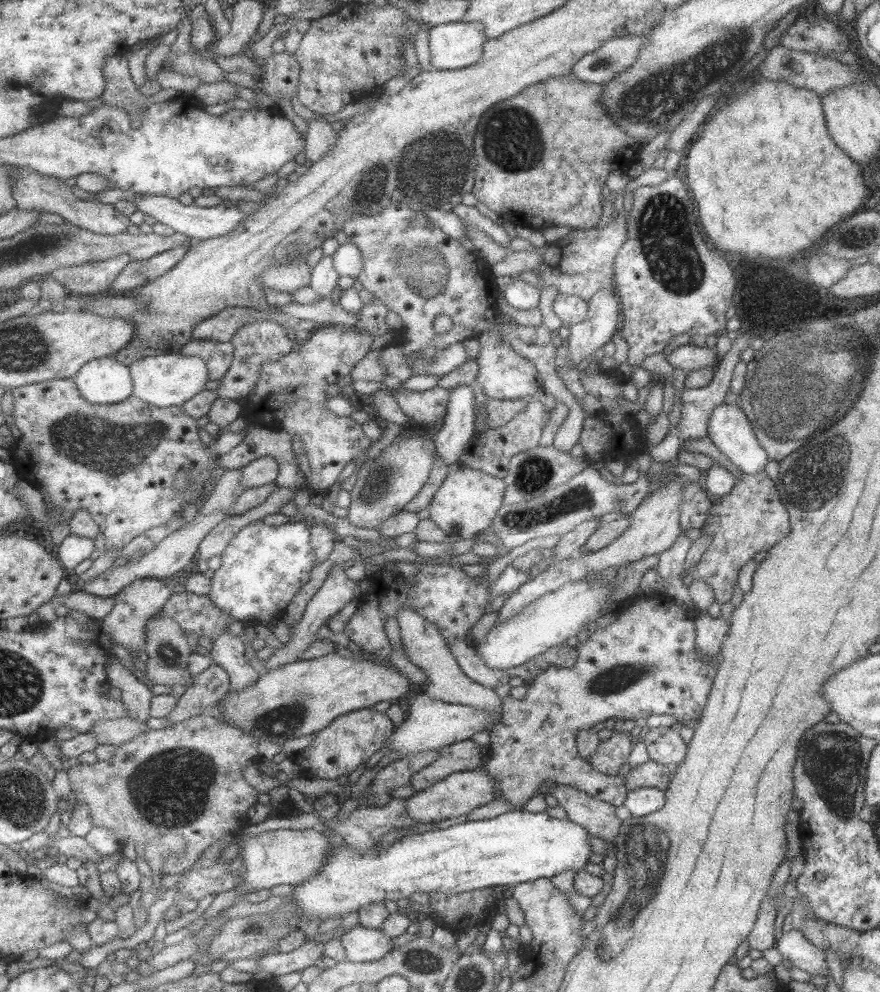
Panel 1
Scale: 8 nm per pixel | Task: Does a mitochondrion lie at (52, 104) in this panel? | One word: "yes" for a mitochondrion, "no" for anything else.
no

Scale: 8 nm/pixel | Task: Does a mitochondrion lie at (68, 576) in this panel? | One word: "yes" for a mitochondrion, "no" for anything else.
no

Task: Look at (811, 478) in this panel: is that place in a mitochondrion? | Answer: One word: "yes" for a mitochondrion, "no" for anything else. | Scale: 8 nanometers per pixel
yes

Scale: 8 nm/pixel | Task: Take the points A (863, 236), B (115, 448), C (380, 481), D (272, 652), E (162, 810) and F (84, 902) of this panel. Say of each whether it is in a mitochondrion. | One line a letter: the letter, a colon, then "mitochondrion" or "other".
A: mitochondrion
B: mitochondrion
C: mitochondrion
D: other
E: mitochondrion
F: other

